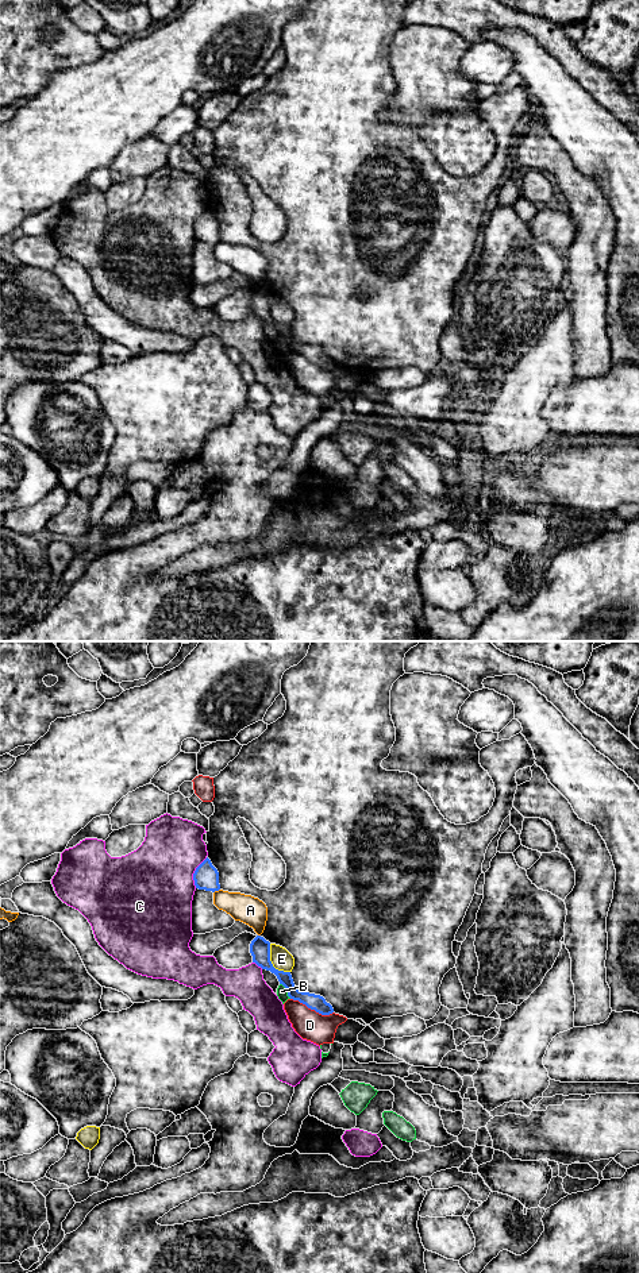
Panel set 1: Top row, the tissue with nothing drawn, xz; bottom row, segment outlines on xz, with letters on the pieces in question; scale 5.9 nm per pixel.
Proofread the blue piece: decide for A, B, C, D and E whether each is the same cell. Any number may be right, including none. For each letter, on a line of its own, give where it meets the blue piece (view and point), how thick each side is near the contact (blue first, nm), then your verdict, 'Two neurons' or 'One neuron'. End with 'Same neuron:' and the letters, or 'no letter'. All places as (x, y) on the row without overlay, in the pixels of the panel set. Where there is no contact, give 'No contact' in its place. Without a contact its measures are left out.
A: Touches blue at xz (216, 242). Thickness 150 nm (blue) against 170 nm. Two neurons
B: Touches blue at xz (287, 343). Thickness 100 nm (blue) against 60 nm. Two neurons
C: Touches blue at xz (195, 224). Thickness 150 nm (blue) against 460 nm. Two neurons
D: Touches blue at xz (312, 361). Thickness 100 nm (blue) against 180 nm. Two neurons
E: Touches blue at xz (270, 315). Thickness 120 nm (blue) against 120 nm. Two neurons
Same neuron: no letter

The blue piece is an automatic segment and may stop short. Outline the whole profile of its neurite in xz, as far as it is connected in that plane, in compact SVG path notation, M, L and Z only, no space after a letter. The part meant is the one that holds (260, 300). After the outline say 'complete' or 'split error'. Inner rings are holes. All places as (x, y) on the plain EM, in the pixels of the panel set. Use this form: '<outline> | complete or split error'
M257 288L250 296L250 305L253 308L253 315L255 315L262 321L274 325L280 333L286 340L288 348L293 352L299 352L308 360L315 362L322 367L330 367L334 360L326 351L320 347L299 343L293 335L290 324L278 323L273 319L270 313L270 294L263 289Z | complete

